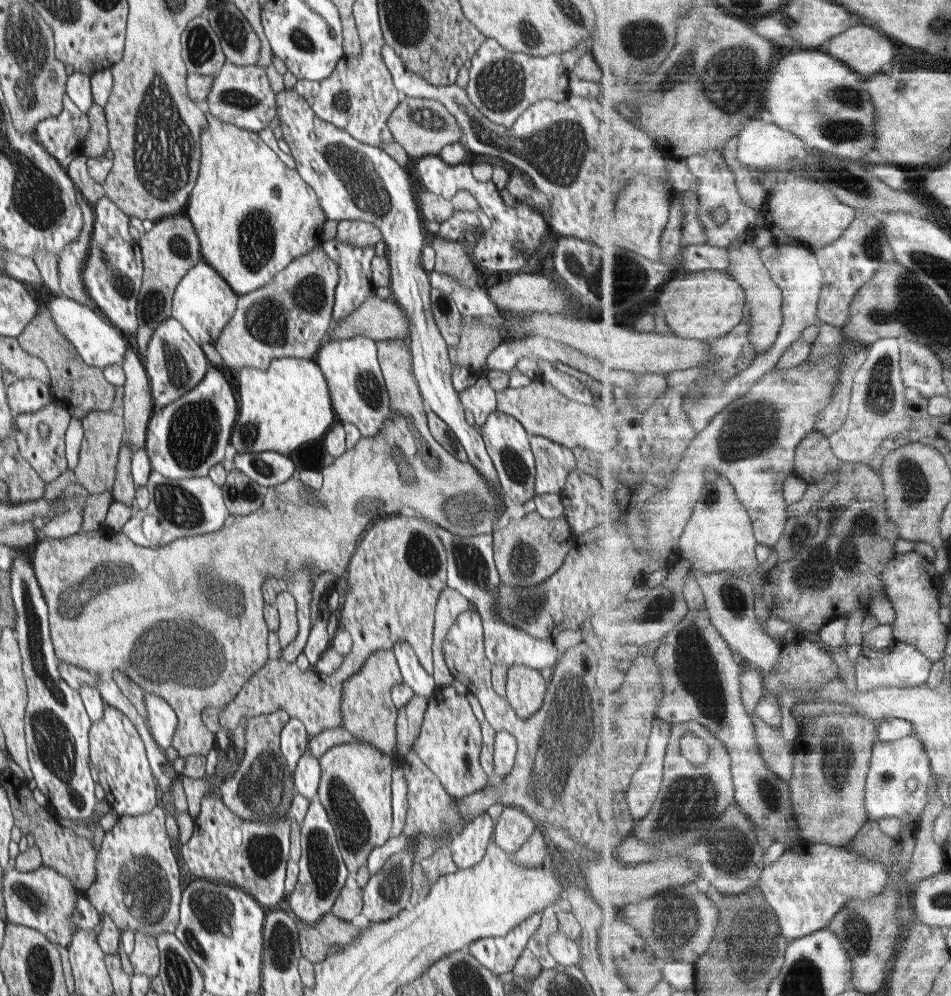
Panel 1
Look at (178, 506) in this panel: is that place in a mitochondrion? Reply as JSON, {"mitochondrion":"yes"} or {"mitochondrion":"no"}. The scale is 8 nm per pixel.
{"mitochondrion":"yes"}

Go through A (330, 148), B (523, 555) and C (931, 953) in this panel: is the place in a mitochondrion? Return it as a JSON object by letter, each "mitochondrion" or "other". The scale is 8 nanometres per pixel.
{"A":"mitochondrion","B":"mitochondrion","C":"other"}

